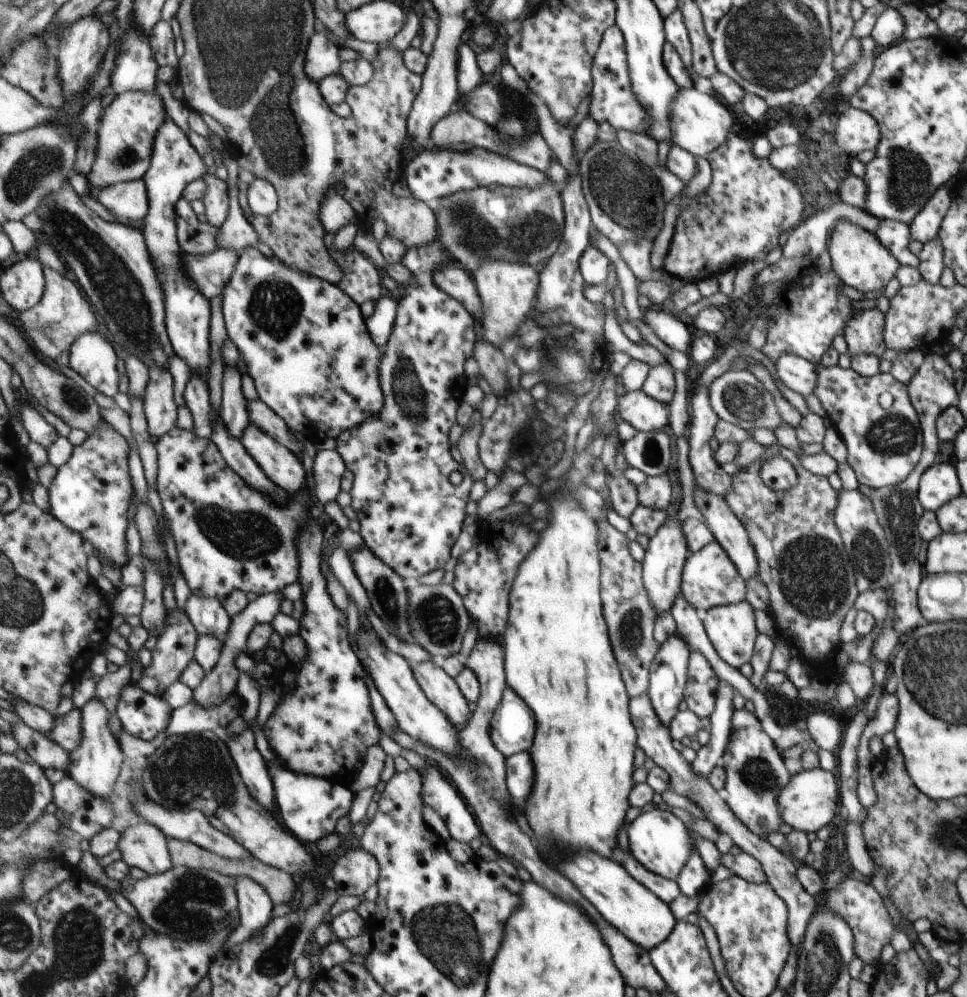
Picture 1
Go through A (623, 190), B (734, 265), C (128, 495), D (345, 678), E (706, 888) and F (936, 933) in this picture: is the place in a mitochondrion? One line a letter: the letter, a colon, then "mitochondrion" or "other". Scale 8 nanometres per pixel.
A: mitochondrion
B: other
C: other
D: other
E: other
F: other

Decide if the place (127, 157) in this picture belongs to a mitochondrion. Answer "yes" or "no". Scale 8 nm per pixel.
yes

